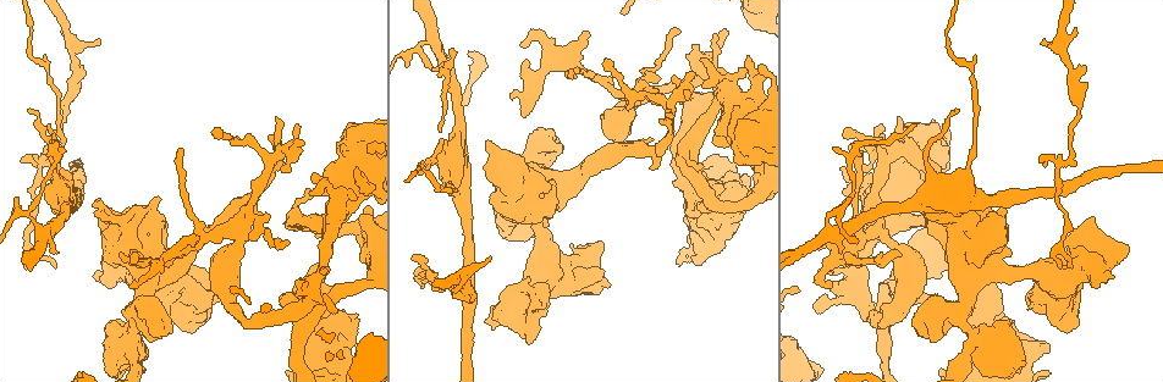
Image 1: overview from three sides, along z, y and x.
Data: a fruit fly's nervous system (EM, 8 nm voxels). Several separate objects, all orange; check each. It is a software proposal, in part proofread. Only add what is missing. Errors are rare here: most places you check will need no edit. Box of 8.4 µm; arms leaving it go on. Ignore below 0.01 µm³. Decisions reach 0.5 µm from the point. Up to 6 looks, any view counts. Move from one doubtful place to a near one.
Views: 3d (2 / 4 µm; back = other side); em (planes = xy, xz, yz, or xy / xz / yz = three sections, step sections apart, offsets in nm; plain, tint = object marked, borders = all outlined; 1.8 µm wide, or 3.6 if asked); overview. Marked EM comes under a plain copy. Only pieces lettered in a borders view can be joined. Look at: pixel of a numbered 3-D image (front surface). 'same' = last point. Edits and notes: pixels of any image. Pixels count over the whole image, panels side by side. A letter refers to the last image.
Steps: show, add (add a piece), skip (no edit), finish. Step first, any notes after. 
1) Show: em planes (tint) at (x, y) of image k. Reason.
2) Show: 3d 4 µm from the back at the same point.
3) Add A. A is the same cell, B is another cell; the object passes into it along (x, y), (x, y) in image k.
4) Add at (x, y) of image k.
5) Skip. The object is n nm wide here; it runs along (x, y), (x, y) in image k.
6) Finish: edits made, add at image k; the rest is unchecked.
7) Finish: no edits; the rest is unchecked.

Show: em xy step 16 (borders) at (926, 215) of image 1. Free end.

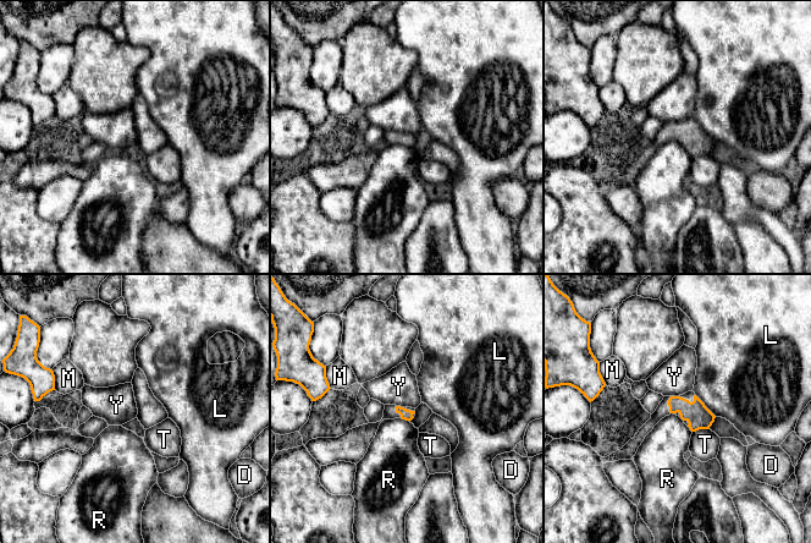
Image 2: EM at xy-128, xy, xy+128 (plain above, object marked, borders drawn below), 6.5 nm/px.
Skip. D, L, M, R, T and Y are other cells; a border runs along (396, 405), (403, 407) in image 2; no lettered piece goes on from it.

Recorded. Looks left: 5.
Show: em planes (borders) at (439, 132) of image 1. Branch stops here.

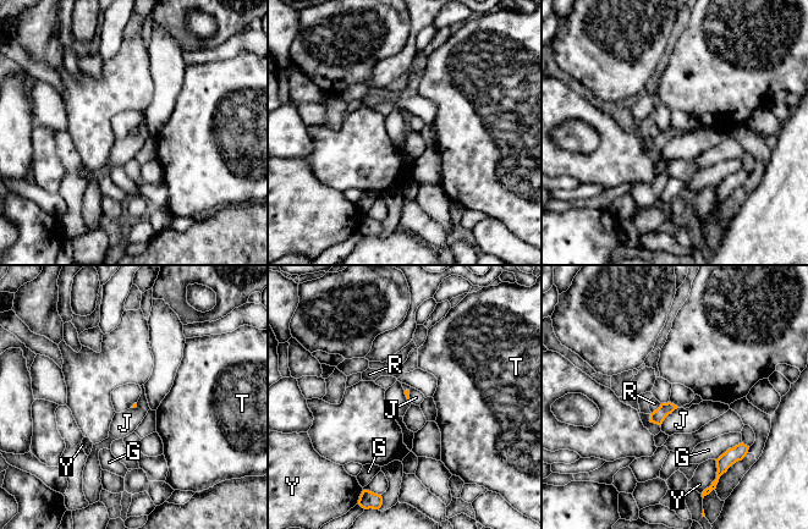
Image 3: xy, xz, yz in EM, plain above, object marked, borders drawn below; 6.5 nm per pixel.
Skip. G, J, R, T and Y are other cells; none of them fits.

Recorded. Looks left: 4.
Show: 3d 2 µm at (429, 277) of image 1. Thin neck.

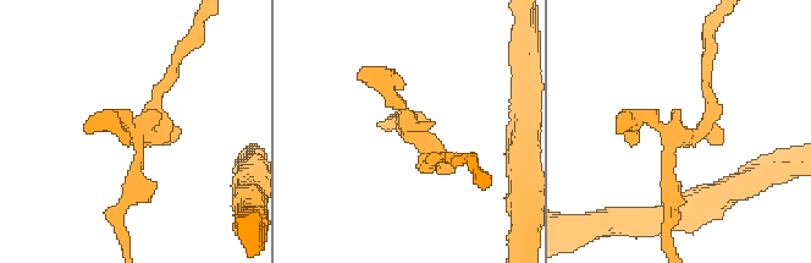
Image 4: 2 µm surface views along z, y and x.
Show: em yz step 16 (tint) at (136, 164) of image 4. Shape alone is not enough.

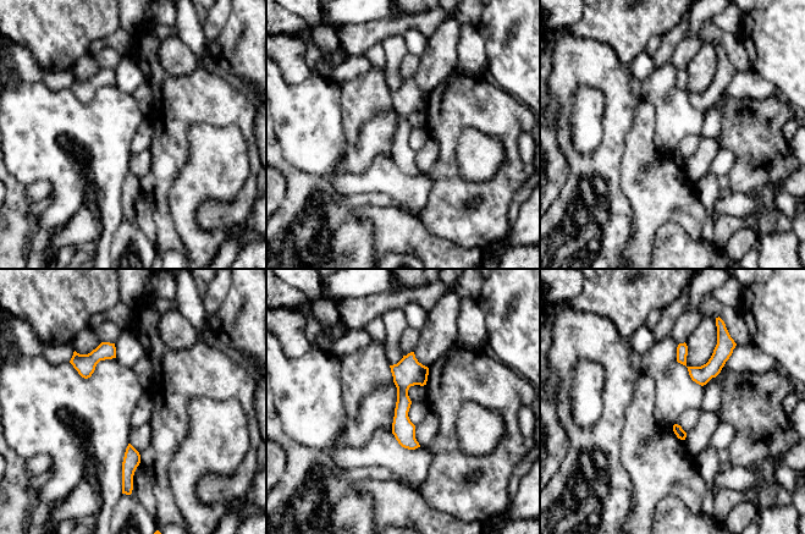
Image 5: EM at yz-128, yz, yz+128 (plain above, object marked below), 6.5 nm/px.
Show: em planes (borders) at the same point.

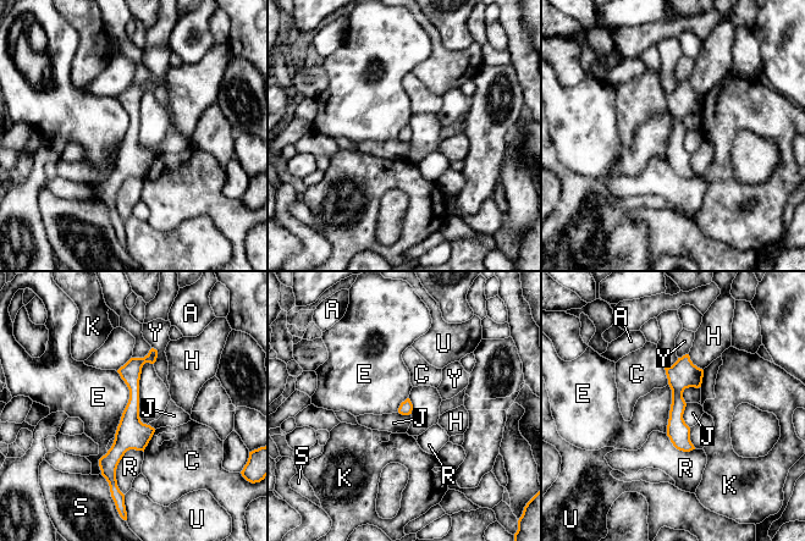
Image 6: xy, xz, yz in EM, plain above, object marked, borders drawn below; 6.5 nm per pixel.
Skip. The longest contact is with E, 440 nm; A, C, E, H, J, K, R, S, U and Y are other cells; a border runs along (117, 371), (128, 402), (114, 437) in image 6; none of them fits.

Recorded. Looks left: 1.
Finish: no edits; the rest is unchecked.

